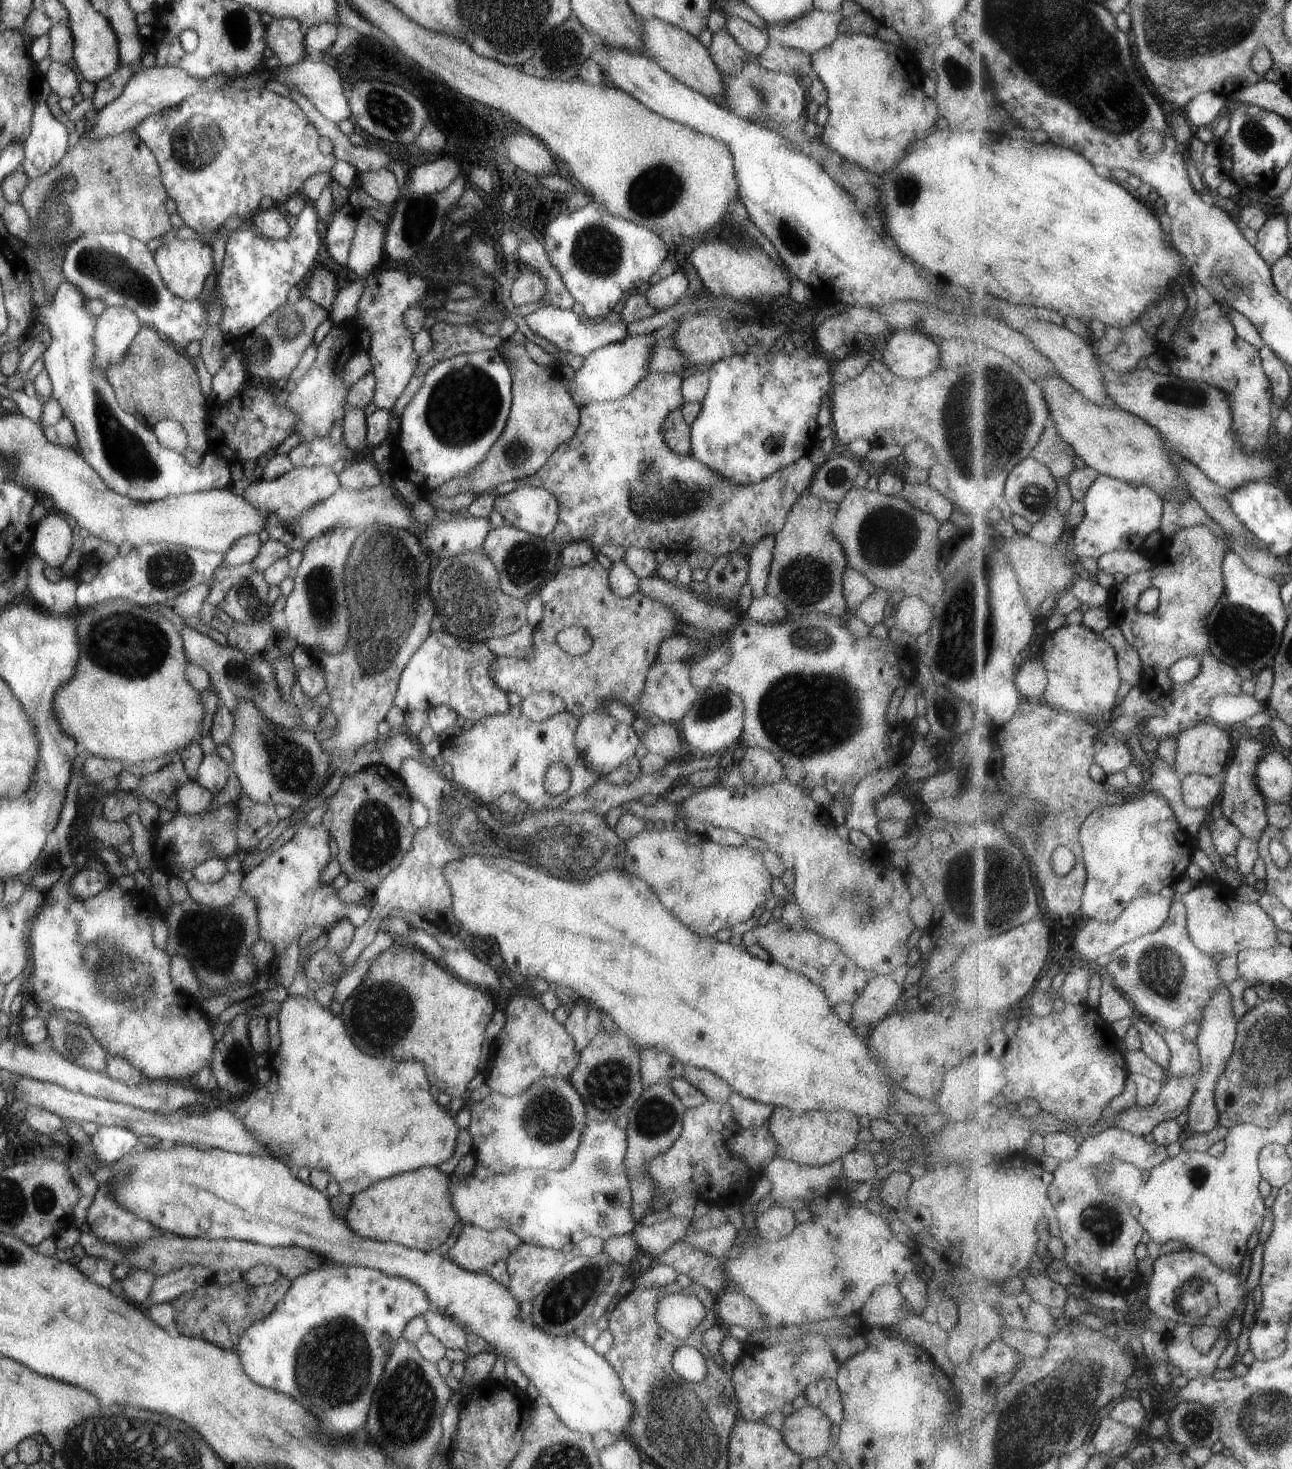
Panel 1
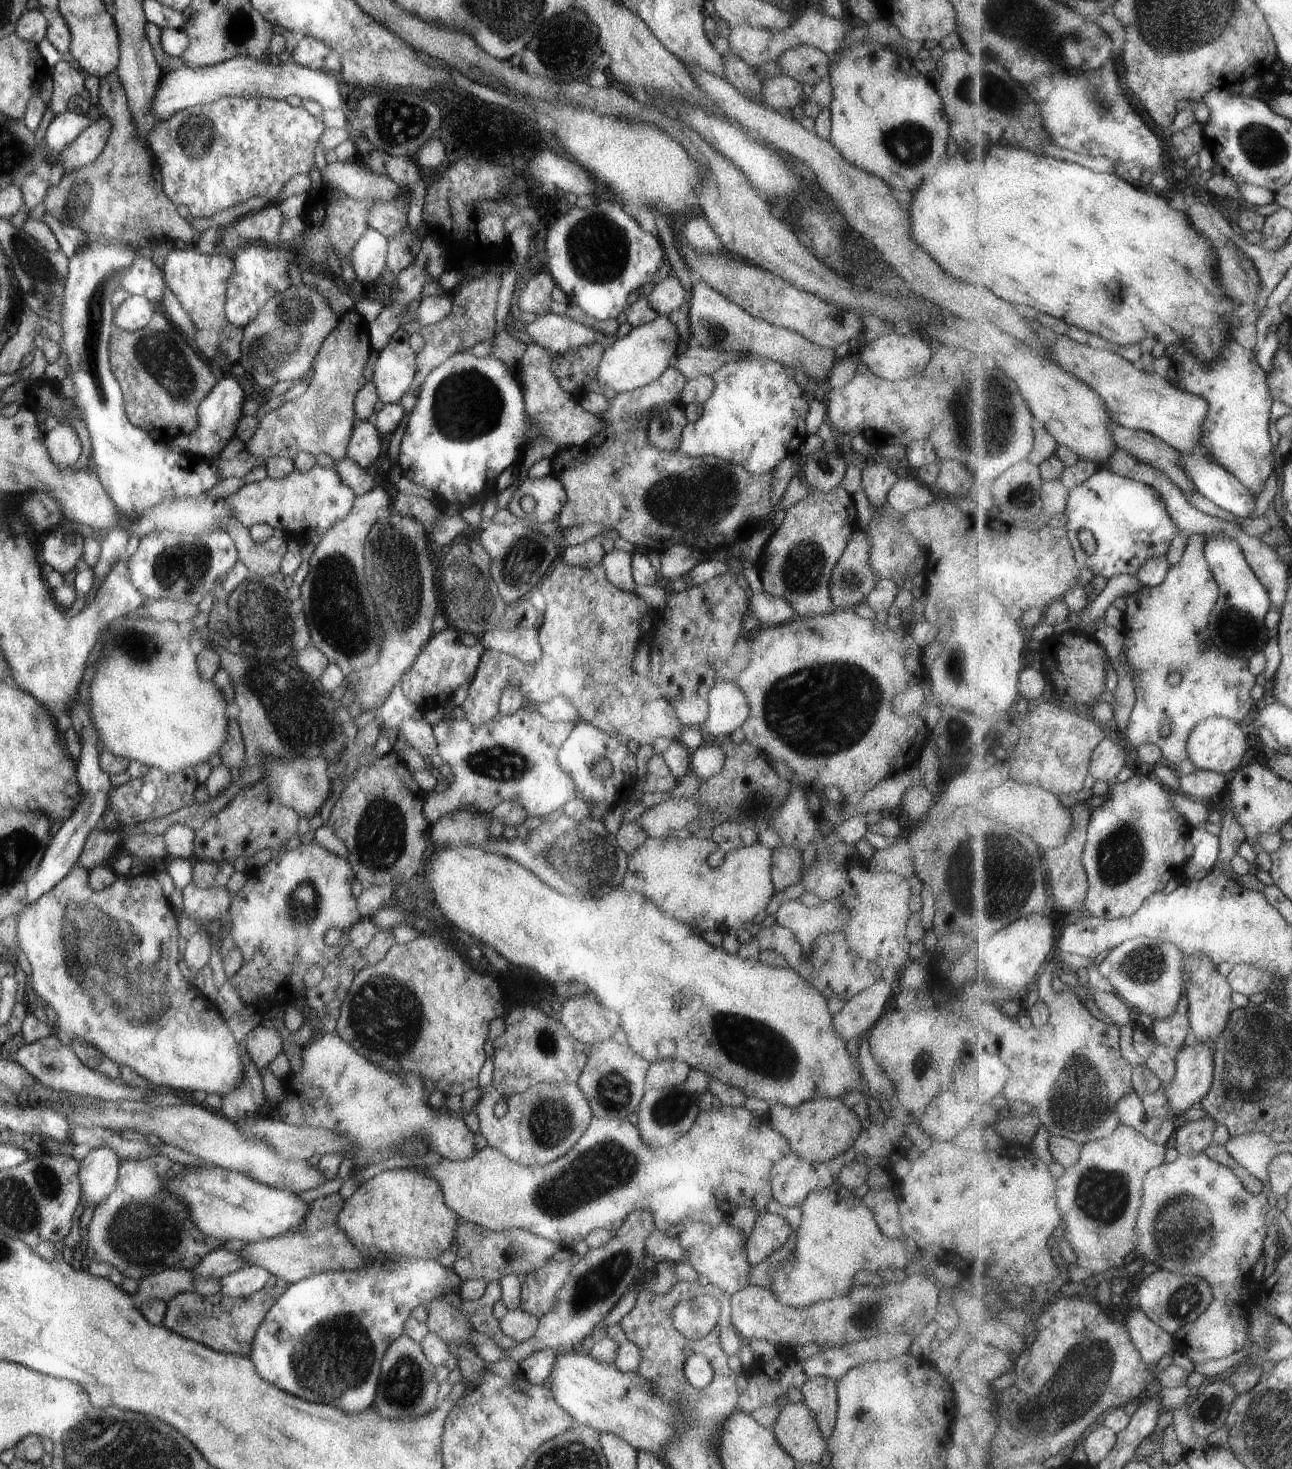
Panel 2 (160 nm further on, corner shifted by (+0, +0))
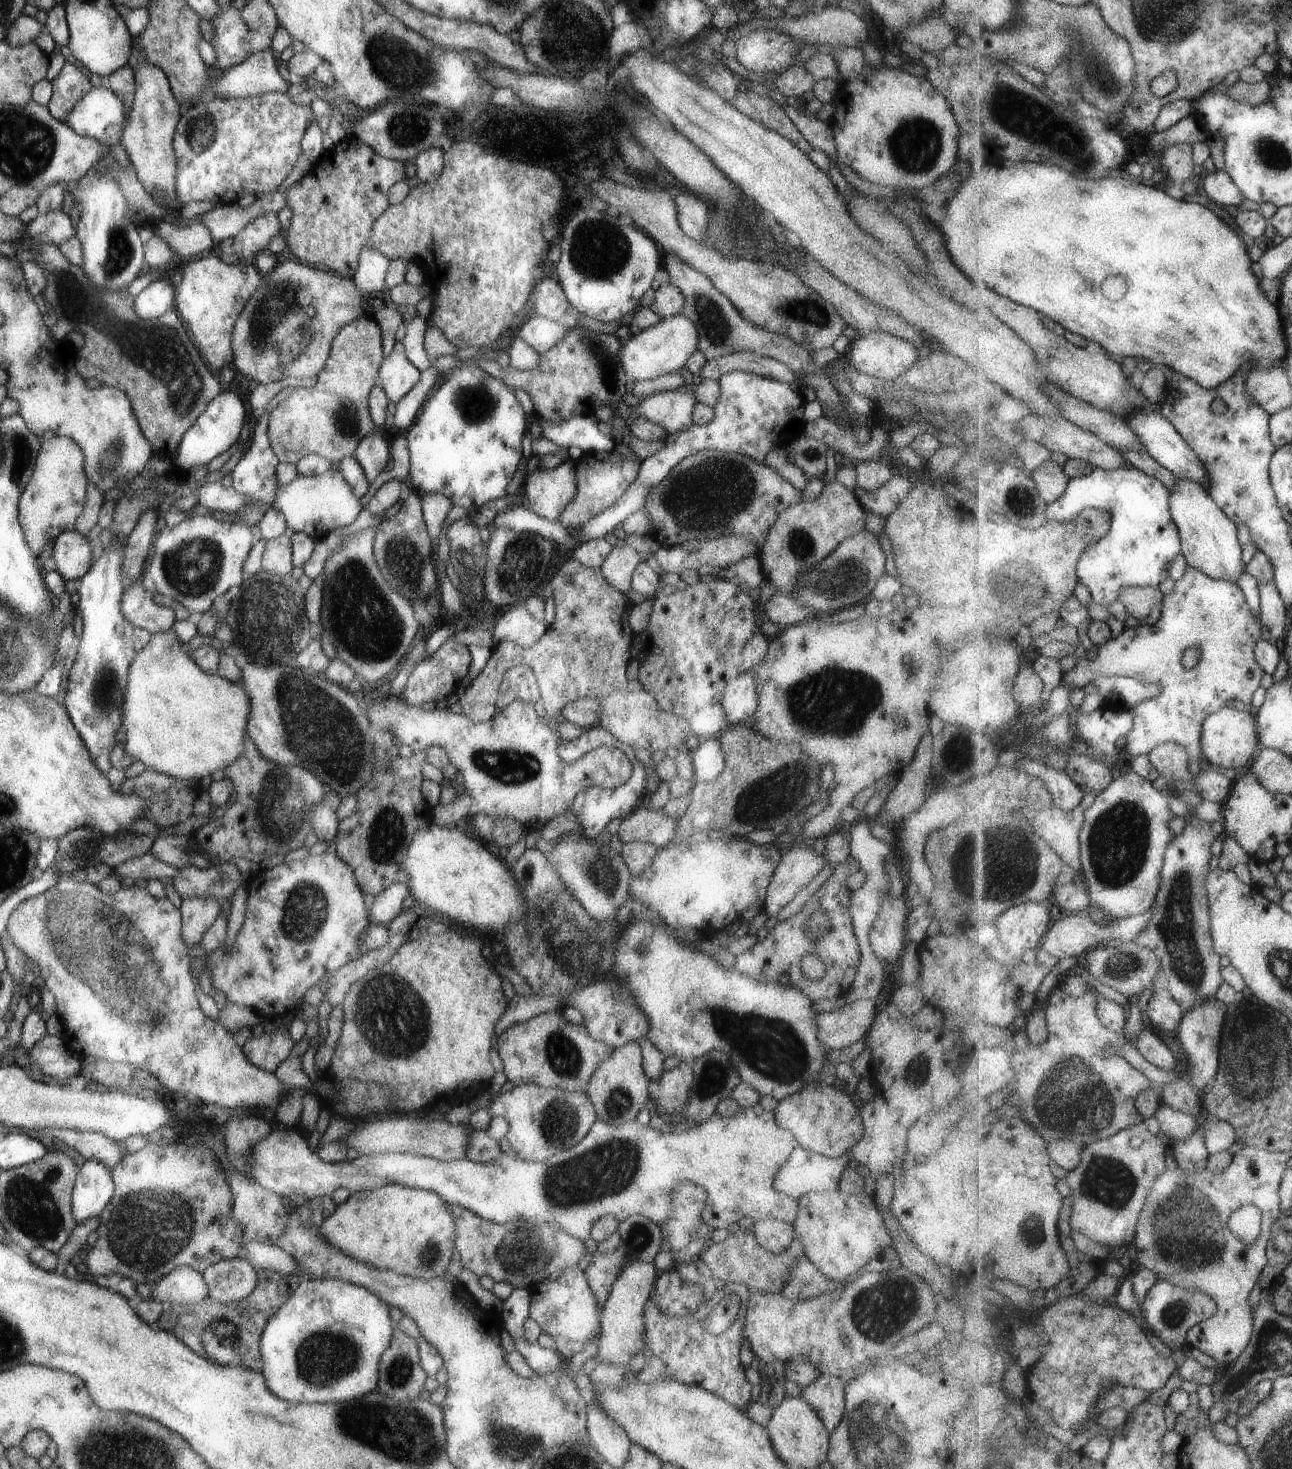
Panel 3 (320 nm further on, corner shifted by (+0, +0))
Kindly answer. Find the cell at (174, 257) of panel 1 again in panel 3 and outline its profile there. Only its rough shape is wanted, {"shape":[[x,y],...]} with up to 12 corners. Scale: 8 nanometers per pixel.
{"shape":[[215,252],[180,266],[173,310],[210,370],[261,273]]}

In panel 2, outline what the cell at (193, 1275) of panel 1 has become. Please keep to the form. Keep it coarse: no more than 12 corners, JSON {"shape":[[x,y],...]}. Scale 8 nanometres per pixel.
{"shape":[[219,1248],[189,1270],[194,1277],[221,1279],[247,1265],[238,1252]]}

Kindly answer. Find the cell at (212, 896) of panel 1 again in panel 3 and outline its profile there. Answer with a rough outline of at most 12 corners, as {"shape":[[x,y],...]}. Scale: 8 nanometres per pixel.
{"shape":[[213,897],[181,901],[180,937],[191,954],[219,914]]}

